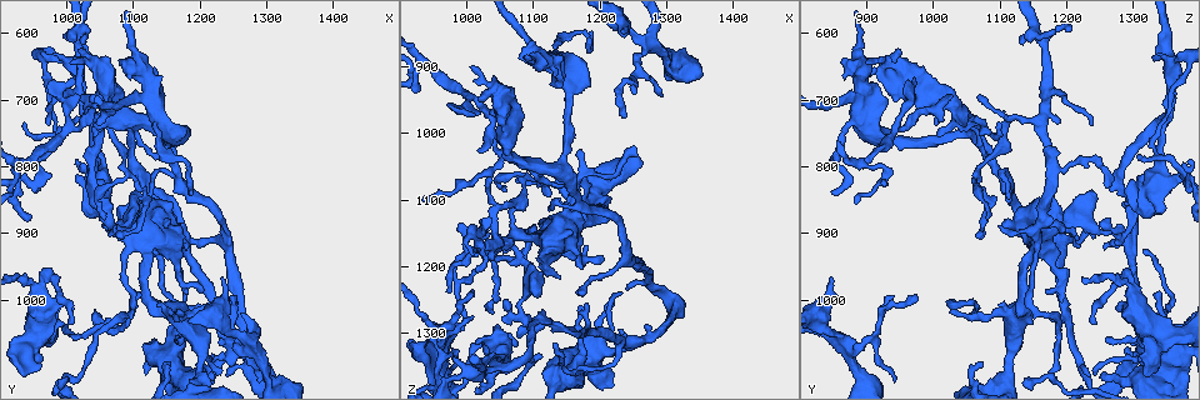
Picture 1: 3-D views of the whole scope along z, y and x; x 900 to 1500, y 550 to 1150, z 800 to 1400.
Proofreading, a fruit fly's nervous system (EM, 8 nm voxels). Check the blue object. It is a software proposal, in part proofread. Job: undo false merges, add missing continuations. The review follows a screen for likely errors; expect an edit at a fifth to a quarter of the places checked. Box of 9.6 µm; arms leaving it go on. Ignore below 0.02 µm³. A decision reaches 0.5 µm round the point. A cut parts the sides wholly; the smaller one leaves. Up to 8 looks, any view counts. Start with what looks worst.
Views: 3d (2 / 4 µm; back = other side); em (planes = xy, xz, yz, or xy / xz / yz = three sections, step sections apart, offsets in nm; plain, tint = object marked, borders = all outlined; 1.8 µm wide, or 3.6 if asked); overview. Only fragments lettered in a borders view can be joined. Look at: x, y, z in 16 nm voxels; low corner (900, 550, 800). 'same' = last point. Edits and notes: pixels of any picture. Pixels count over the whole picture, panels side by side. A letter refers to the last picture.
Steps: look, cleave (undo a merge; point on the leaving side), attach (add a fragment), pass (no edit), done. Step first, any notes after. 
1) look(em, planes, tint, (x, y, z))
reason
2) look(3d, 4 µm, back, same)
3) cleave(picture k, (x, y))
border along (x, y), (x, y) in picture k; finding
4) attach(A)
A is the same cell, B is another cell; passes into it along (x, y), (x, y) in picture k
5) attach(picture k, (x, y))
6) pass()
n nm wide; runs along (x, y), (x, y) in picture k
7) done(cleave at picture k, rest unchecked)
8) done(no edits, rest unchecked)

look(3d, 4 µm, (1235, 965, 850))
branch stops here

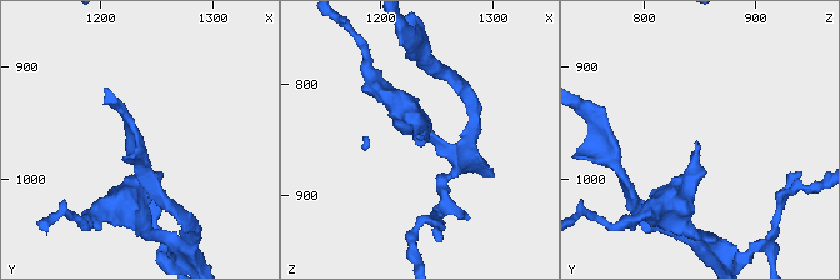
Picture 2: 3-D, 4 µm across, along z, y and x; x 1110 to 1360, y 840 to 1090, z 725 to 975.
look(em, xz, step 8, tint, (1234, 968, 848))
now the EM

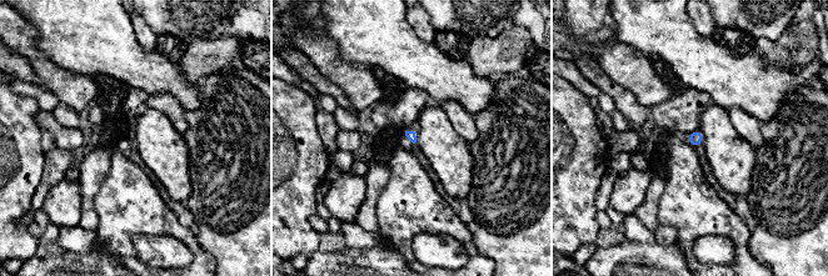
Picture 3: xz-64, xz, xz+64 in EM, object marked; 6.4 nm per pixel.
look(em, planes, borders, same)

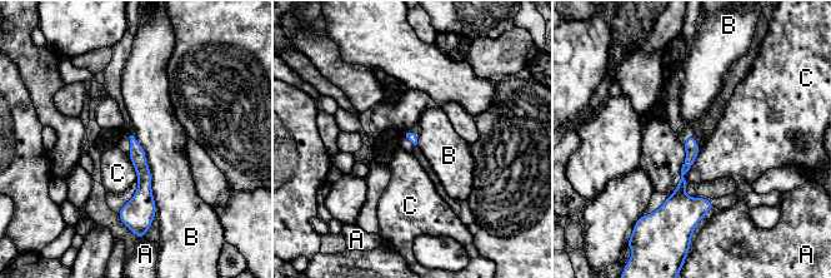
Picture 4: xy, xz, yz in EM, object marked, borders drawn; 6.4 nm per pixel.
pass()
A, B and C are other cells; runs along (691, 138), (681, 184), (686, 216) in picture 4; no lettered fragment goes on from it

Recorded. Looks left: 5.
look(em, xy, step 4, borders, (945, 785, 1310))

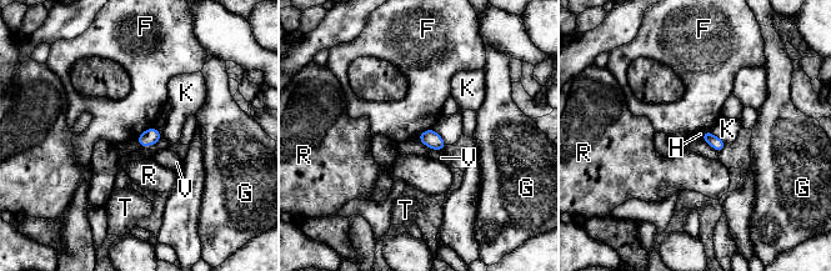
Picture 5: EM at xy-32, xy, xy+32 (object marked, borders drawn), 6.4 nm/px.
pass()
F touches over 150 nm; F, G, H, K, R, T and V are other cells; border along (154, 126), (144, 130), (135, 139) in picture 5; no lettered fragment goes on from it

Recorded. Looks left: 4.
look(3d, 4 µm, (1255, 1000, 1020))
branch stops here

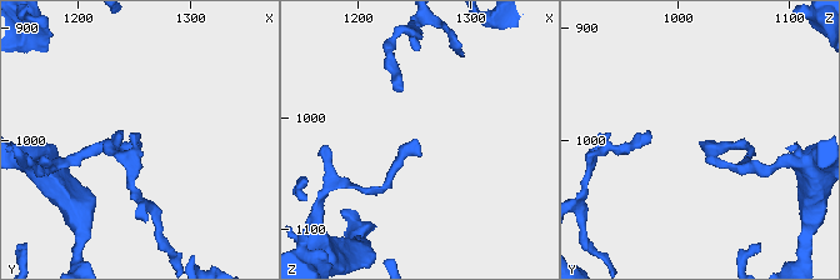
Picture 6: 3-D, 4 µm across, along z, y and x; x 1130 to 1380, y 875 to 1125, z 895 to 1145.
look(em, yz, step 8, tint, (1256, 1002, 1024))

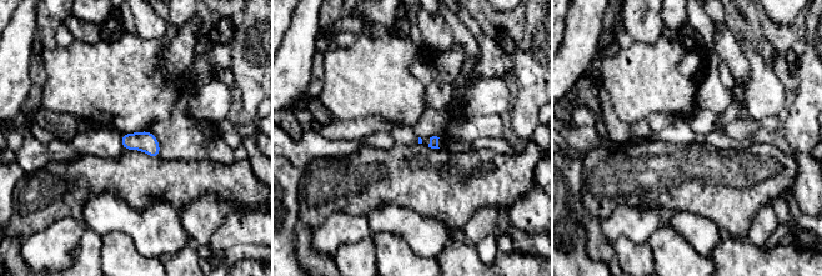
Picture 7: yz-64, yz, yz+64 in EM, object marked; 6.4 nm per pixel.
look(em, planes, borders, same)

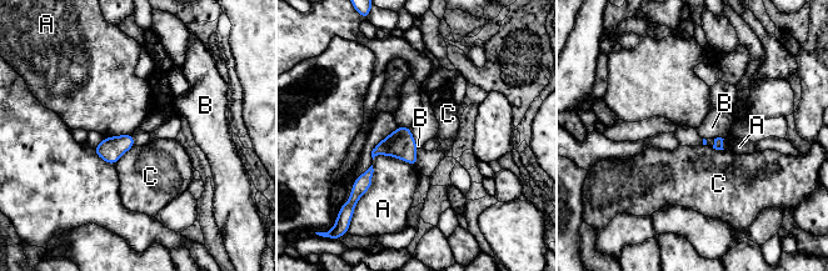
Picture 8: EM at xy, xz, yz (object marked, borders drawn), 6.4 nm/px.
pass()
A, B and C are other cells; border along (723, 137), (714, 139) in picture 8; none of them fits

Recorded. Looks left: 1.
done(no edits, rest unchecked)

